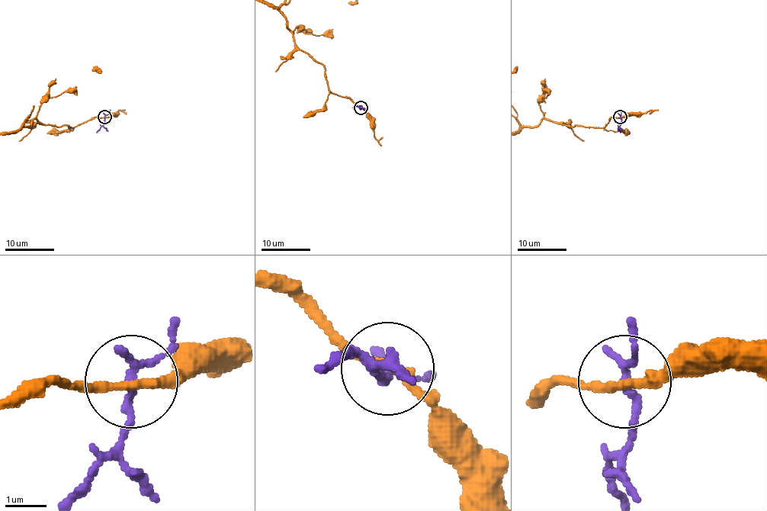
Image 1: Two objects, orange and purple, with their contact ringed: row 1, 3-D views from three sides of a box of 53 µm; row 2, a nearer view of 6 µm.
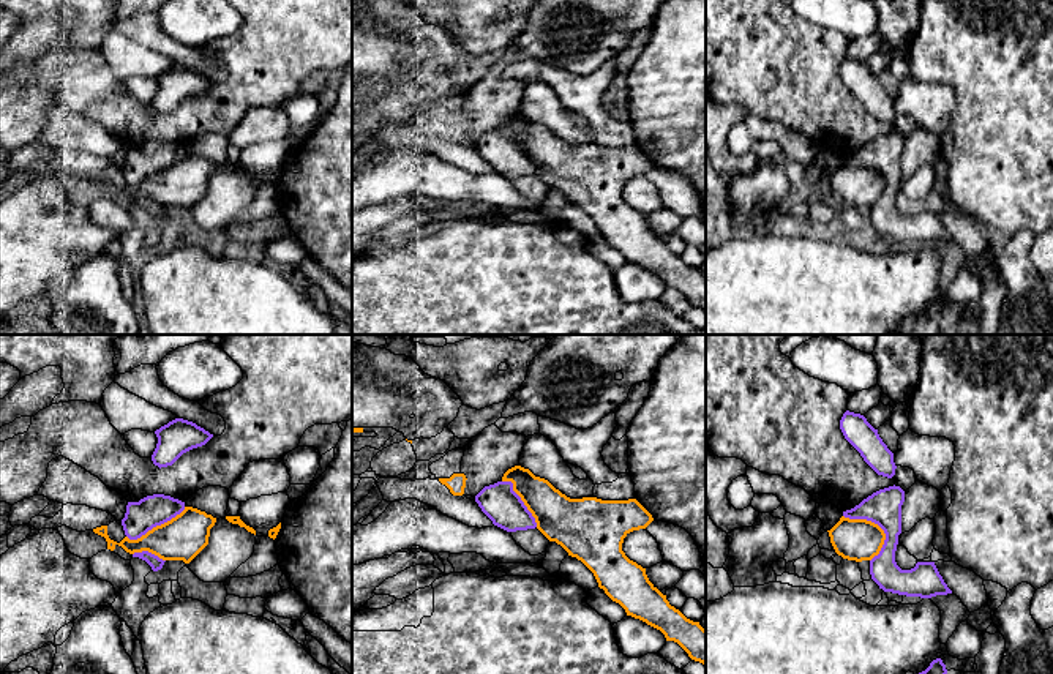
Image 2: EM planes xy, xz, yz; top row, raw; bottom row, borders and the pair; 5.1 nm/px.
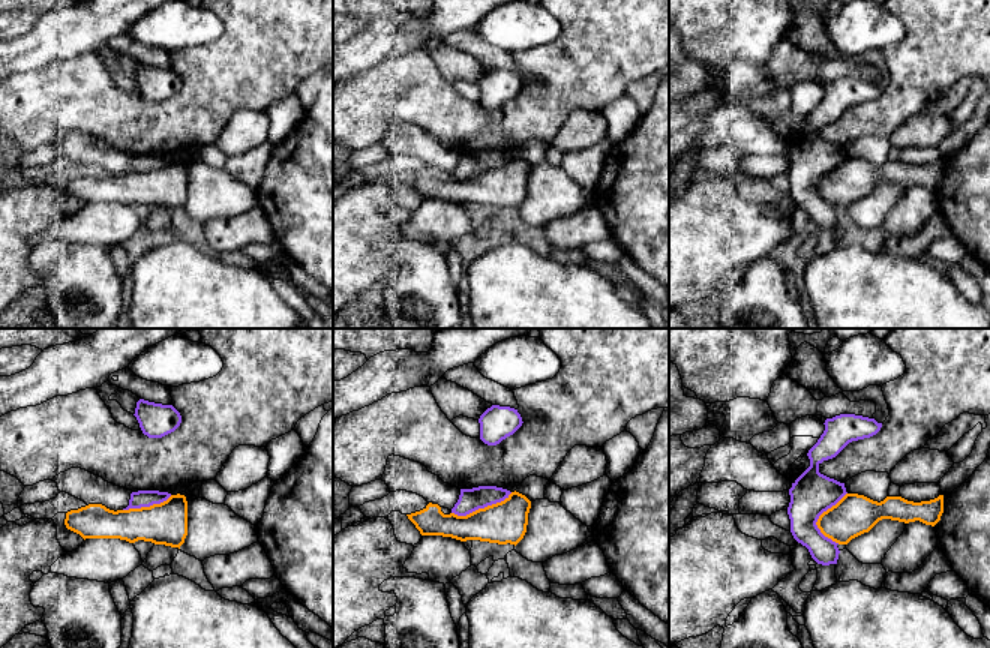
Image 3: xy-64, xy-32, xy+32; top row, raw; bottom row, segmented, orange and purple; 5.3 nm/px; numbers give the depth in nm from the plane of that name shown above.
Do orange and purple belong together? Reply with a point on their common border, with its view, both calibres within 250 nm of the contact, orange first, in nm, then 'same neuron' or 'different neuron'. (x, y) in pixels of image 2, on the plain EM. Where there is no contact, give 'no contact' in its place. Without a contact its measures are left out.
contact yz (878, 172); calibres 220 and 180 nm; different neuron

